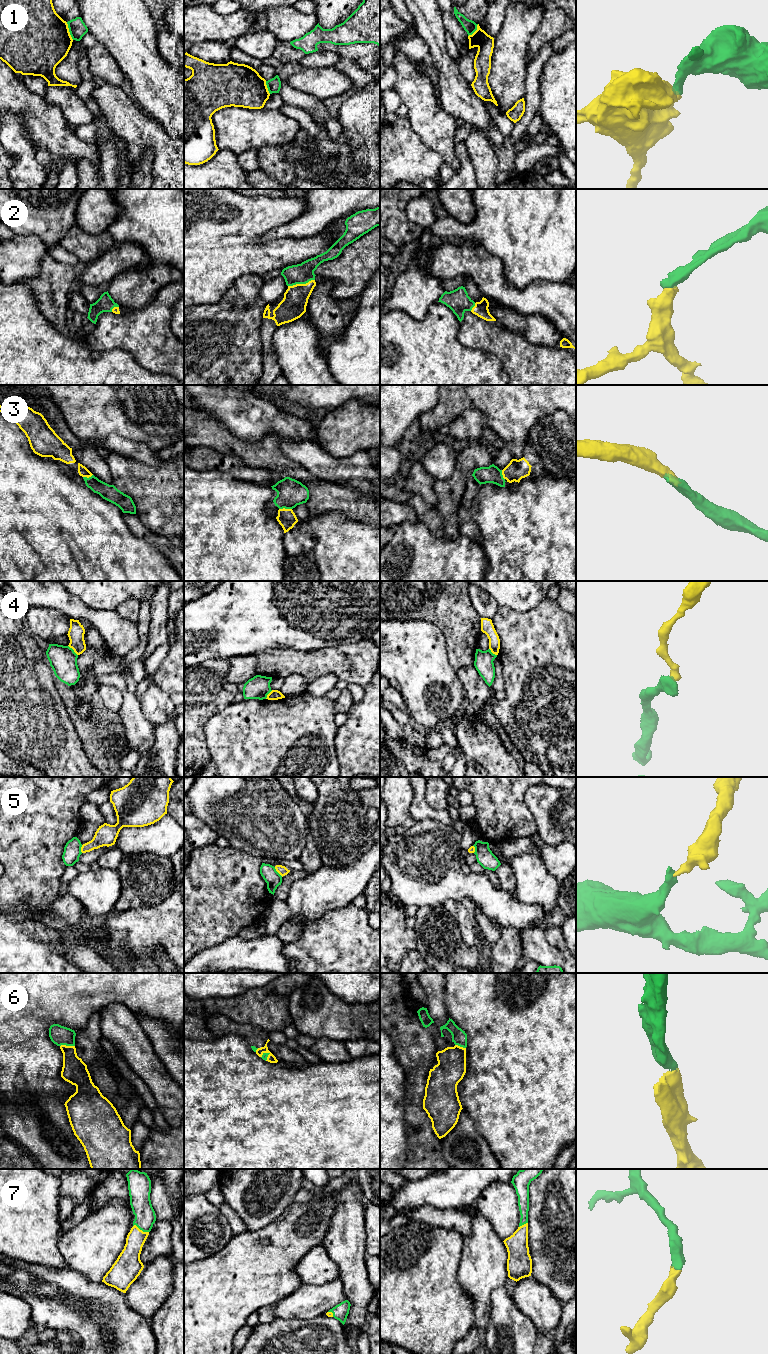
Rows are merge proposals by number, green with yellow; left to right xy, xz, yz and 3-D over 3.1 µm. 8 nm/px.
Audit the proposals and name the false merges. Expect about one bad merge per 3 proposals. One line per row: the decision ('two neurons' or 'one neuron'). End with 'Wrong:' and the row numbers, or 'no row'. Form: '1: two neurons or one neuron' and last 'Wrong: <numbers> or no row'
1: two neurons
2: one neuron
3: two neurons
4: two neurons
5: two neurons
6: one neuron
7: one neuron
Wrong: 1, 3, 4, 5

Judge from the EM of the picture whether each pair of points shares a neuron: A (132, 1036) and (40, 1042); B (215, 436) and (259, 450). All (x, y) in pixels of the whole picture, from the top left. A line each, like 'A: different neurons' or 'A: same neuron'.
A: different neurons
B: same neuron

